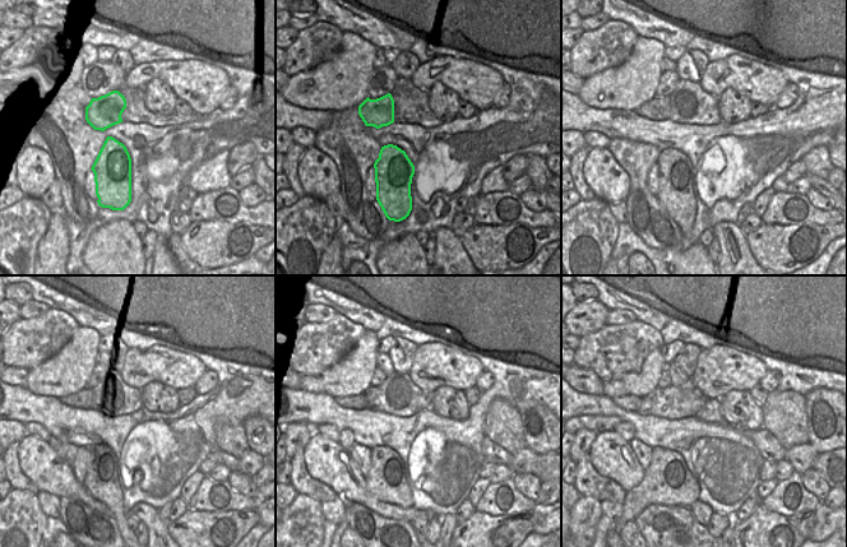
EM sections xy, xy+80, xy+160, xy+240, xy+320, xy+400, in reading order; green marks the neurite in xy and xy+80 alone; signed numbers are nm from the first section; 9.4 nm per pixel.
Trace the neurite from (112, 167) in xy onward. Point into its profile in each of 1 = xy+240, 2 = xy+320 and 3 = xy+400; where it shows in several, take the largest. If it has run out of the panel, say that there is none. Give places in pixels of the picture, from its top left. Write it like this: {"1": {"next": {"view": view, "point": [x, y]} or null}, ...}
{"1": {"next": {"view": "xy+240", "point": [102, 472]}}, "2": {"next": {"view": "xy+320", "point": [385, 480]}}, "3": {"next": {"view": "xy+400", "point": [667, 481]}}}

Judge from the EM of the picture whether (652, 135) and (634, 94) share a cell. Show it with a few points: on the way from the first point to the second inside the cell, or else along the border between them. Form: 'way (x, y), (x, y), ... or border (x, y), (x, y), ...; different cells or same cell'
border (605, 109), (634, 111); different cells

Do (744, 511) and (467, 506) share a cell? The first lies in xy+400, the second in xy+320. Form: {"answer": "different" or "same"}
{"answer": "same"}

